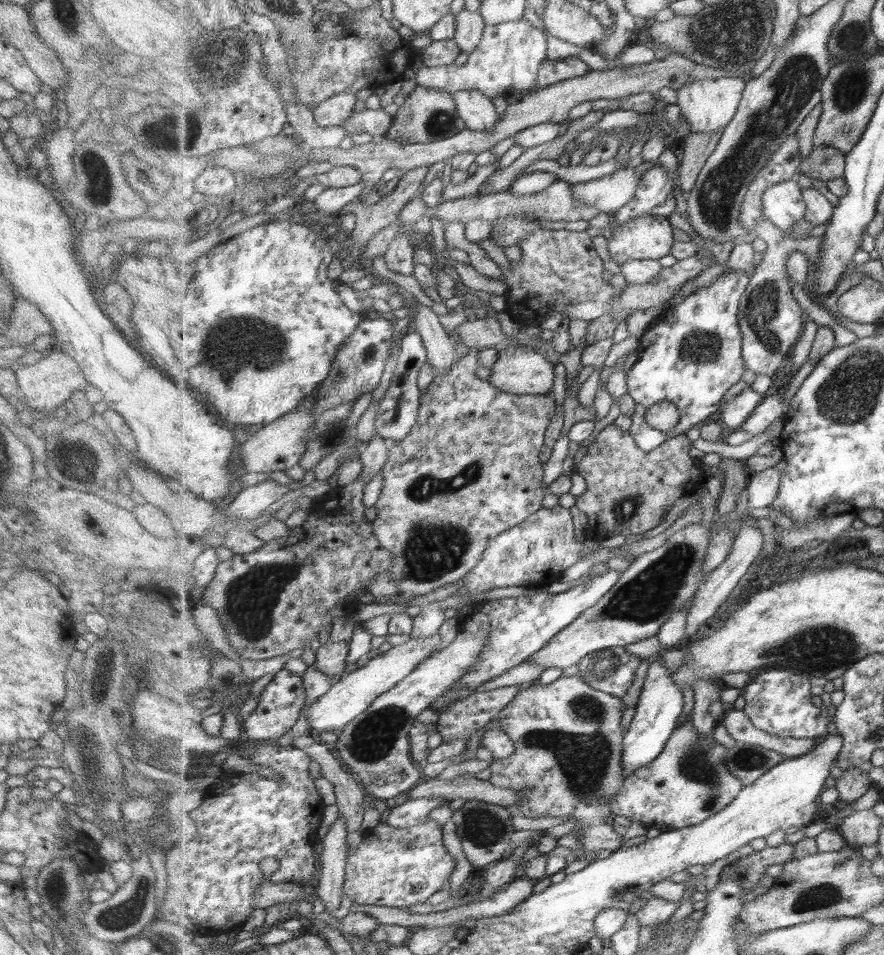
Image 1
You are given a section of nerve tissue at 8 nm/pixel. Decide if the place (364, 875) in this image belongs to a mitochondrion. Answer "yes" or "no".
no

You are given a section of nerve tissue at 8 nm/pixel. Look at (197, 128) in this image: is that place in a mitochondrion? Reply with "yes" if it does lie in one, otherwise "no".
yes

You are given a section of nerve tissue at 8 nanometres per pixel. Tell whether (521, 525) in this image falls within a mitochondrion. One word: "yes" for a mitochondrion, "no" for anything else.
no

